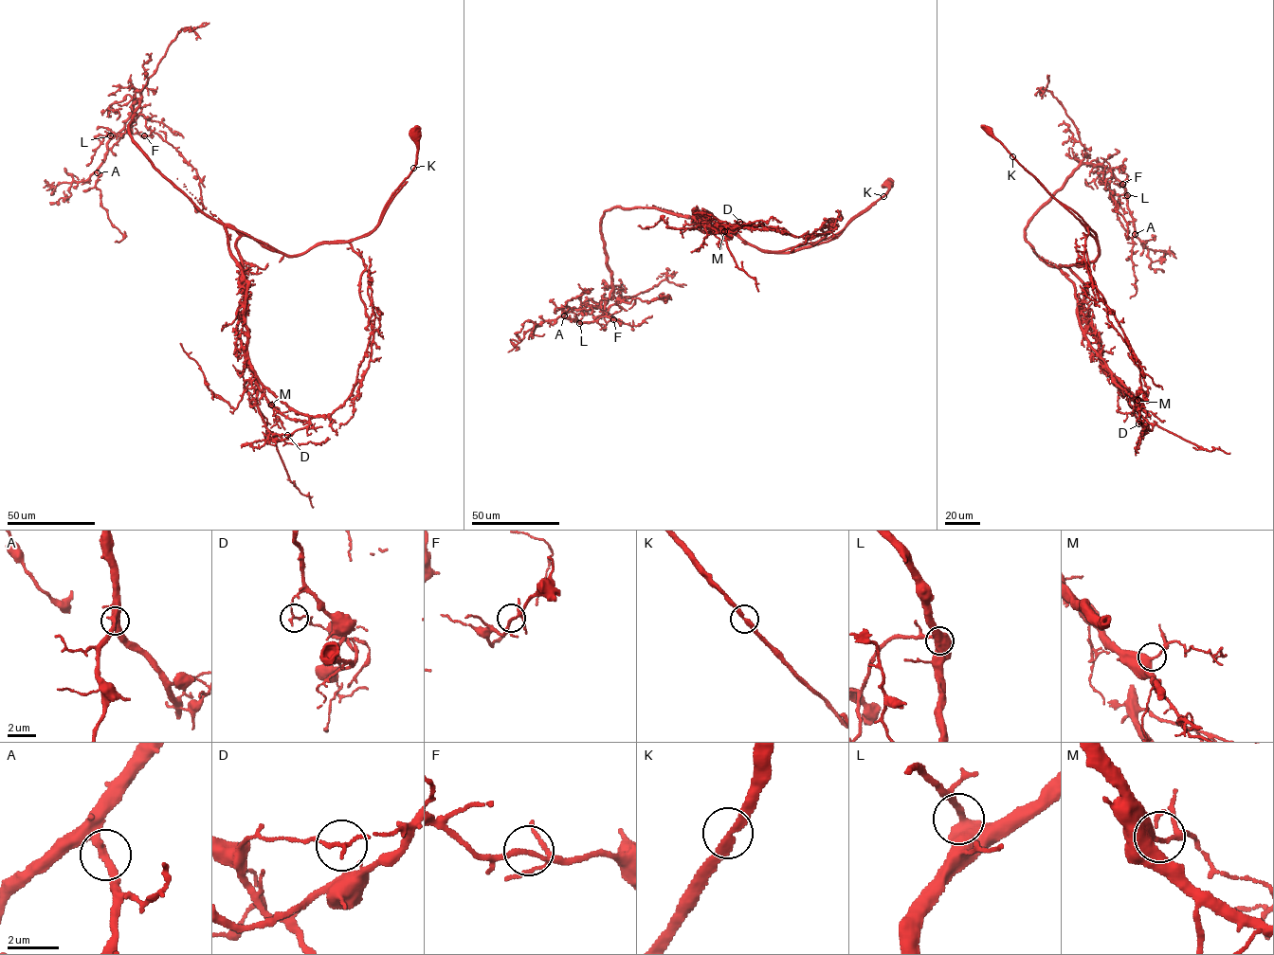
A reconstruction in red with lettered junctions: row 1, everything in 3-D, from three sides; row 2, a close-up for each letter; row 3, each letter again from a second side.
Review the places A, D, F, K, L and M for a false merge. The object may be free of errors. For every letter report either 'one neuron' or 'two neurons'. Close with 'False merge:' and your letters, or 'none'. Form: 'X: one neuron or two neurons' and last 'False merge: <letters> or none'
A: one neuron
D: two neurons
F: one neuron
K: one neuron
L: one neuron
M: one neuron
False merge: D

